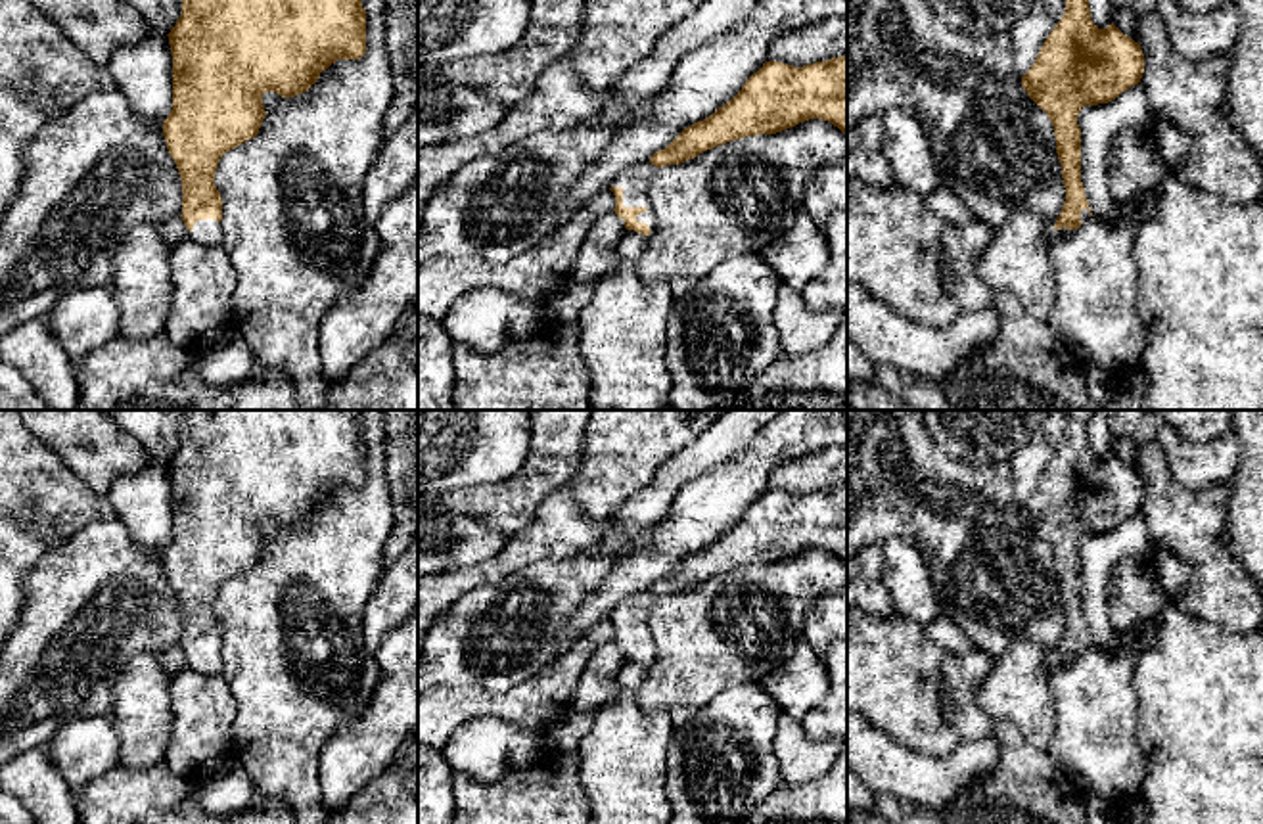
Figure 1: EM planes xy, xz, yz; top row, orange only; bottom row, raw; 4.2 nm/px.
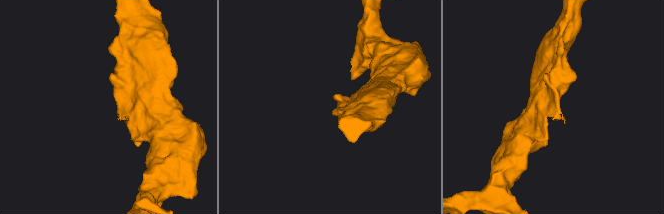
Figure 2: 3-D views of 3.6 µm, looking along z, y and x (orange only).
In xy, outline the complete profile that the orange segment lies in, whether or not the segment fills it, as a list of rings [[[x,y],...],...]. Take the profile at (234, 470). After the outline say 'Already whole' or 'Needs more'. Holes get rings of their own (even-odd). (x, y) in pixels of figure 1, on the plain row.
[[[178,410],[184,416],[182,443],[171,458],[169,473],[172,483],[172,538],[163,550],[167,579],[176,592],[182,609],[182,644],[186,665],[203,675],[222,675],[222,627],[215,615],[215,602],[220,586],[240,573],[255,567],[266,544],[263,535],[264,521],[276,521],[282,527],[293,527],[307,521],[337,489],[360,489],[366,483],[366,439],[358,420],[362,410]]]. Needs more

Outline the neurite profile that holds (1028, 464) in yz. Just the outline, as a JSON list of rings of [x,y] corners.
[[[1048,410],[1029,441],[1008,460],[1012,492],[1023,506],[1035,492],[1046,466],[1066,441],[1068,418],[1064,410]]]

